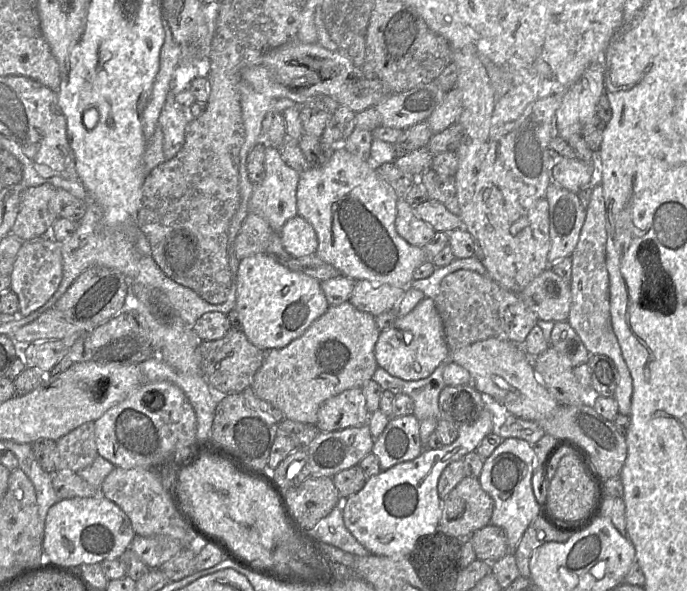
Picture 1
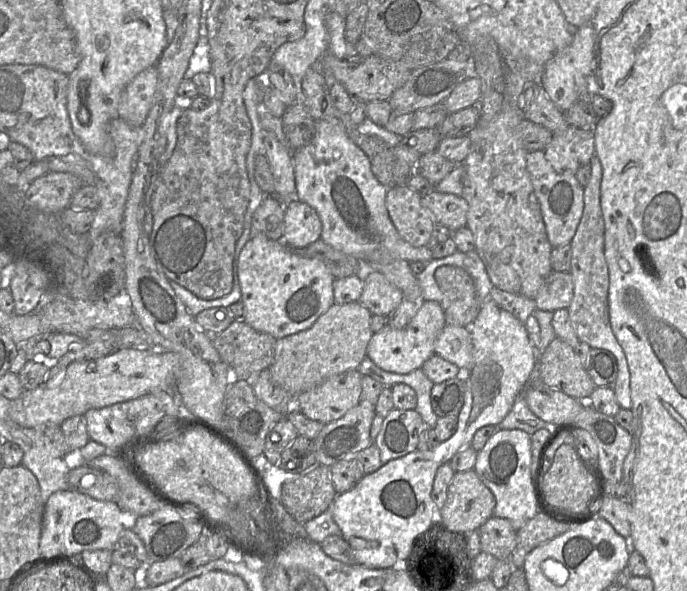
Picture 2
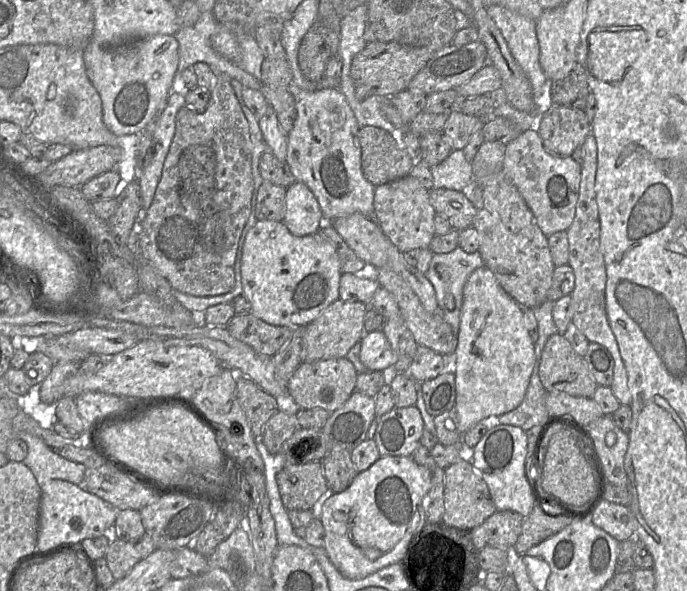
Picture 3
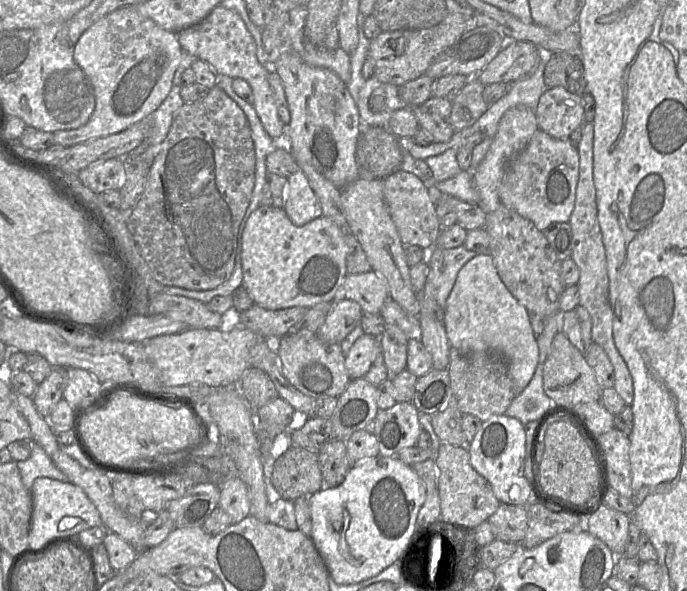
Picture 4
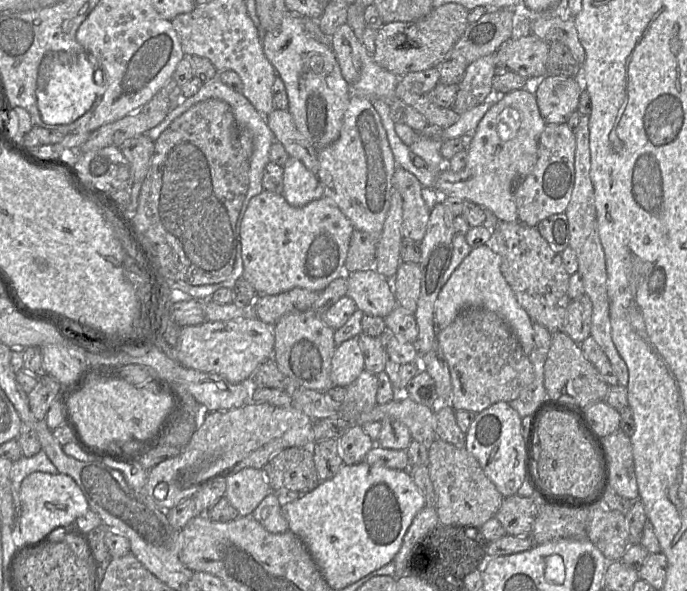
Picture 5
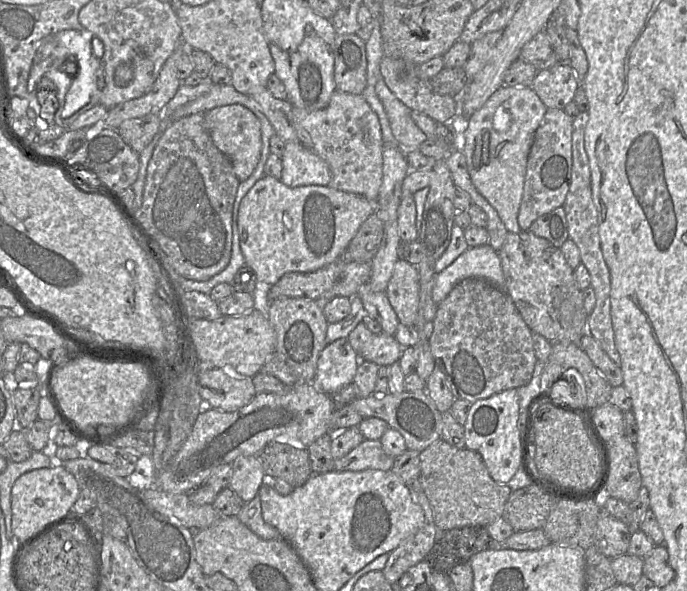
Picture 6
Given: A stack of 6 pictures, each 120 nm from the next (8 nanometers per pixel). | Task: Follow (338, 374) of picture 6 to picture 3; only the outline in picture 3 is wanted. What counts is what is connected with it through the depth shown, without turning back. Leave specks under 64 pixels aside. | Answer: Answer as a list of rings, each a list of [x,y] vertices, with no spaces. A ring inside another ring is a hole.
[[[382,331],[366,332],[361,339],[360,359],[369,371],[393,370],[398,360]]]

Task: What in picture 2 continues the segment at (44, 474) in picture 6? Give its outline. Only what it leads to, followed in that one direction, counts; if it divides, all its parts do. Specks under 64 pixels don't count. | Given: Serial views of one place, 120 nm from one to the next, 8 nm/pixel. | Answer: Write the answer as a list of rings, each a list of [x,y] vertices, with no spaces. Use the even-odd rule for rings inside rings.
[[[72,489],[54,492],[44,505],[40,555],[54,558],[65,554],[80,559],[80,553],[84,550],[112,550],[116,547],[120,533],[124,529],[133,529],[136,518],[112,501],[99,501]]]

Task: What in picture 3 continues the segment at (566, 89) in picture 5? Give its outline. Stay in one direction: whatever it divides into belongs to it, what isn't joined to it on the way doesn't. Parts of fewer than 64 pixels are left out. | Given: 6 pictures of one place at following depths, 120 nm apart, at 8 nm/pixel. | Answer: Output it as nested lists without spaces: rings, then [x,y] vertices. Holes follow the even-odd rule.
[[[553,104],[545,111],[539,119],[535,128],[538,130],[544,148],[551,154],[558,157],[572,156],[574,150],[585,142],[591,134],[591,123],[587,118],[586,111],[580,108]]]

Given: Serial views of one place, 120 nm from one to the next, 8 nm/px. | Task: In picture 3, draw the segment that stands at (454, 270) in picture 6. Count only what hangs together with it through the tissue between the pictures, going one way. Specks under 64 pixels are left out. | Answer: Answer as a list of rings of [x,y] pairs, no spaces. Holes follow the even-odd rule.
[[[482,266],[474,270],[468,277],[464,288],[463,288],[463,302],[460,314],[460,325],[457,334],[457,347],[453,356],[445,356],[448,359],[448,372],[455,375],[456,384],[456,403],[455,409],[458,419],[458,429],[462,434],[462,445],[463,445],[463,435],[473,428],[477,423],[484,419],[490,417],[498,417],[506,414],[514,409],[516,409],[522,402],[527,387],[529,385],[530,377],[533,372],[535,365],[535,353],[534,353],[534,343],[532,342],[531,336],[524,324],[524,308],[519,305],[512,297],[510,297],[500,286],[497,279],[495,278],[492,271],[486,267]]]

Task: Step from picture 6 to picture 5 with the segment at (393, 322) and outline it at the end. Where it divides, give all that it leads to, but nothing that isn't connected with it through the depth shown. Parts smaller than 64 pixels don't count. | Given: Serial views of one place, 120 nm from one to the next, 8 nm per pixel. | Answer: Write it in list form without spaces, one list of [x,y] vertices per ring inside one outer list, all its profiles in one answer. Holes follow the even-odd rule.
[[[373,267],[346,274],[348,274],[348,287],[346,295],[354,300],[356,307],[364,314],[385,318],[396,307],[397,301],[392,281],[379,274]]]

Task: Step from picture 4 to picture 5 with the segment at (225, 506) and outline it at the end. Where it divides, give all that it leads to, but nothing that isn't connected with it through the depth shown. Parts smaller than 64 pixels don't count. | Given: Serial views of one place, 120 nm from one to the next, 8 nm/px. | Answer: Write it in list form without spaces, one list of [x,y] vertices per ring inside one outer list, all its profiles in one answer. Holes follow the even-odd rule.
[[[243,468],[226,476],[225,497],[239,516],[251,515],[270,491],[261,469]]]

